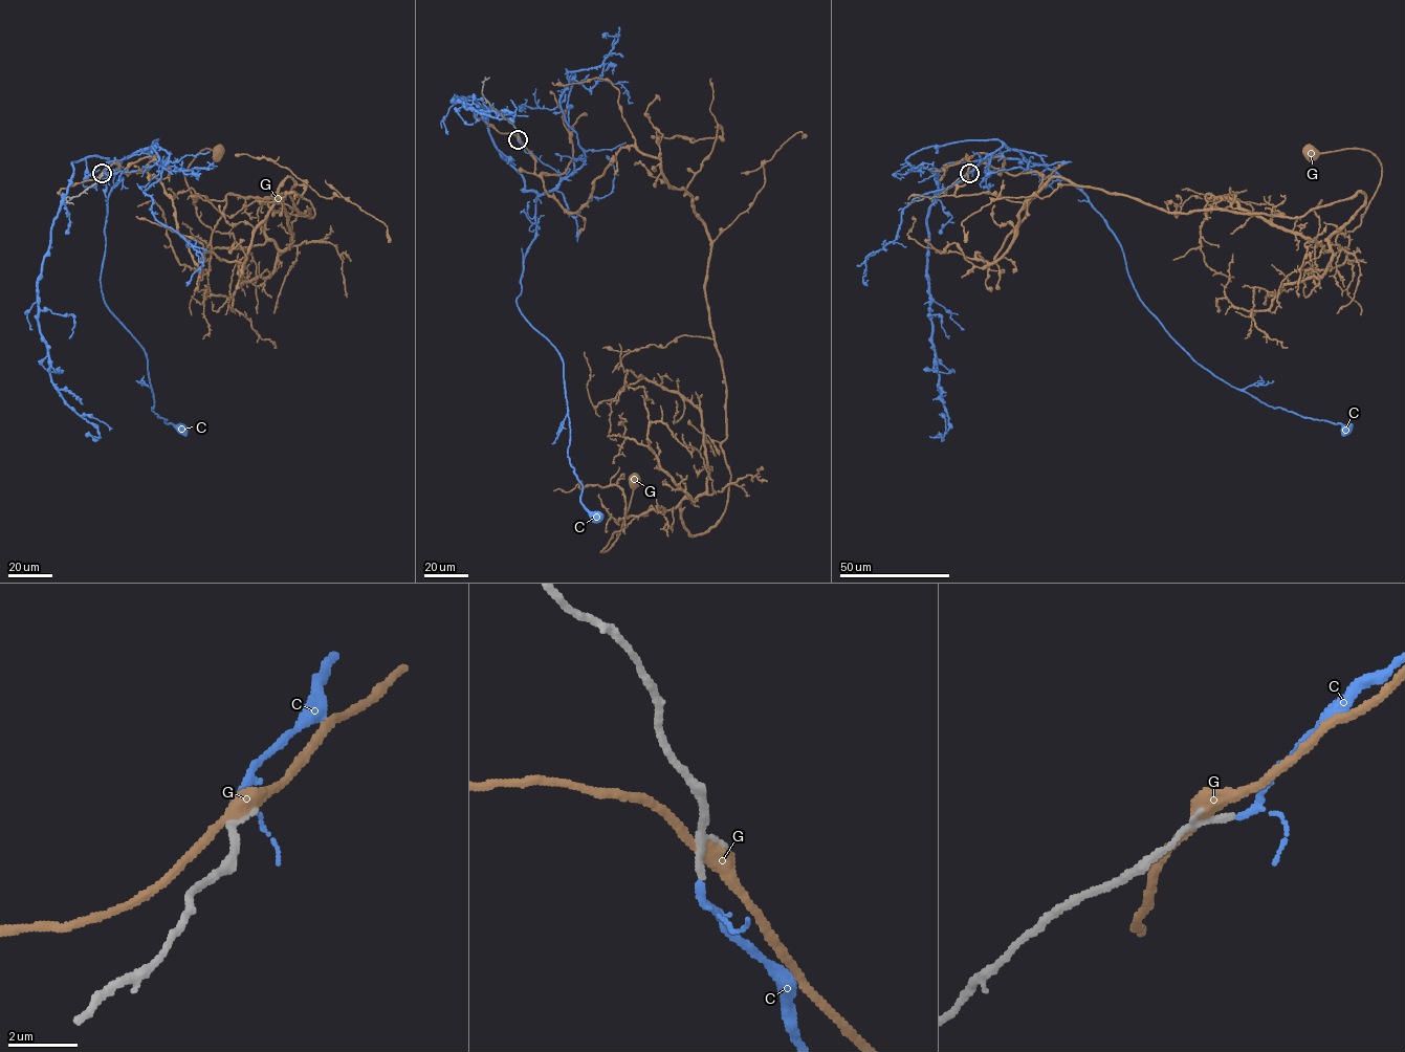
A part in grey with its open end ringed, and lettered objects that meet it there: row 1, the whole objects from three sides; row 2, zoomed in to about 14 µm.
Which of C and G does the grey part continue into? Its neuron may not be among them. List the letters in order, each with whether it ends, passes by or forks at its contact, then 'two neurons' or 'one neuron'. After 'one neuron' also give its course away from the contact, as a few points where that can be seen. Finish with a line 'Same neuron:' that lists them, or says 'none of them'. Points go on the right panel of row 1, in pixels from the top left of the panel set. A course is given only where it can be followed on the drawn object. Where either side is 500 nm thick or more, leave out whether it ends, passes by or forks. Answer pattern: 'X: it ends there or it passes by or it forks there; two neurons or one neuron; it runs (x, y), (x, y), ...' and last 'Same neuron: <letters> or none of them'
C: it passes by; one neuron; it runs (969, 173), (1007, 150), (1053, 169), (1102, 217), (1120, 245), (1139, 298), (1193, 359), (1261, 401), (1346, 431)
G: it passes by; two neurons
Same neuron: C

